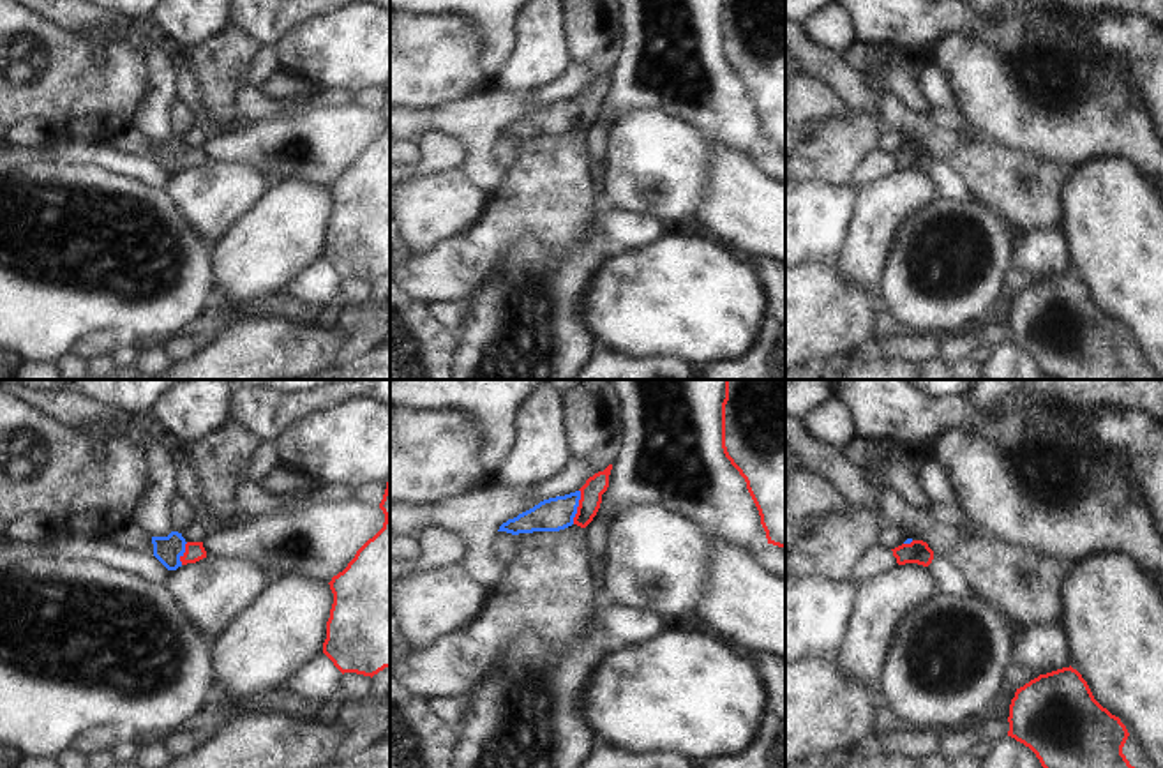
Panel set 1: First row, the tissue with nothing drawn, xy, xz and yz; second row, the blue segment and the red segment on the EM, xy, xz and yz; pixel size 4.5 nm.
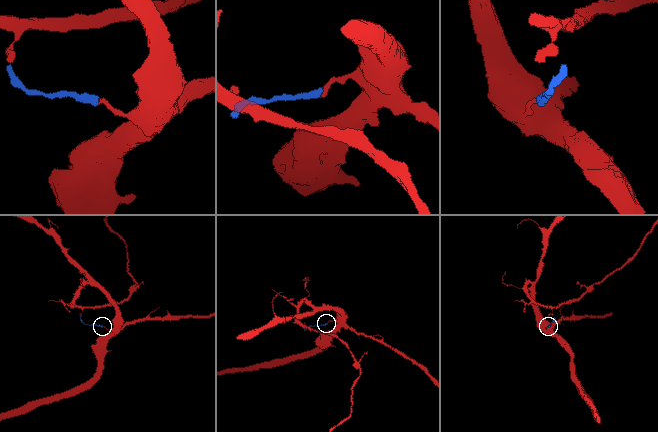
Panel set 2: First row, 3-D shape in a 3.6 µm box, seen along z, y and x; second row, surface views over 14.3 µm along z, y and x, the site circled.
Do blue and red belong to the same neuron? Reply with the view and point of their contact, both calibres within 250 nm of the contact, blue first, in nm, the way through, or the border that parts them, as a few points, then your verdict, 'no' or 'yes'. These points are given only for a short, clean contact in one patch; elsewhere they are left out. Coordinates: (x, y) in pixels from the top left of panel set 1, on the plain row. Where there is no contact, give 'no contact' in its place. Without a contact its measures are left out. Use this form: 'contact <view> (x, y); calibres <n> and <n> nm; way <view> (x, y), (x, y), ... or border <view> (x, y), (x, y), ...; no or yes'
contact xz (577, 110); calibres 150 and 100 nm; way xz (553, 119), (577, 110), (595, 90); yes

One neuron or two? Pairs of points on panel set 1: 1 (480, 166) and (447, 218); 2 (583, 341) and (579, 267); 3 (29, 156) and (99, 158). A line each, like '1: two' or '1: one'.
1: two
2: one
3: two

